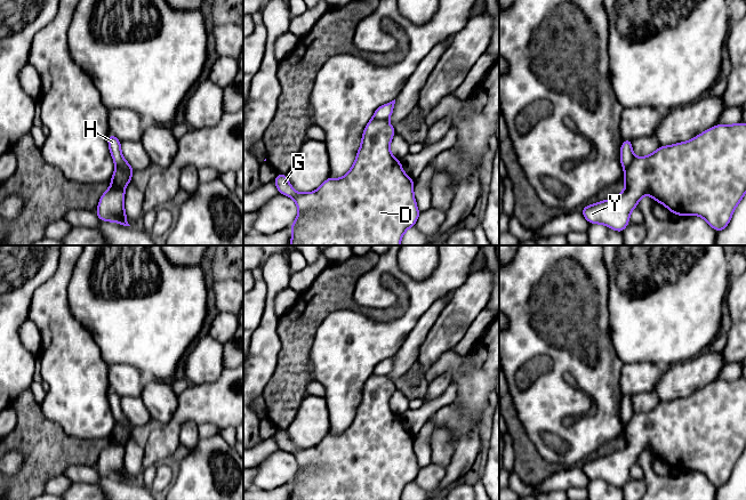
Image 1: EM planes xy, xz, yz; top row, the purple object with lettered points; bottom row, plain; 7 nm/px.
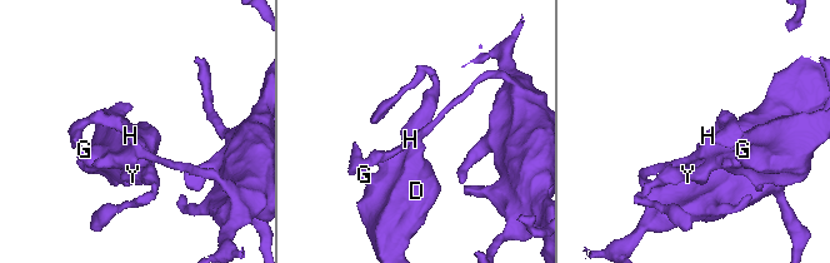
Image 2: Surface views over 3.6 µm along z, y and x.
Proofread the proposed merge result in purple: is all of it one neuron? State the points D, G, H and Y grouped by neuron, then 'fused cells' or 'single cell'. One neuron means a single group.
groups D G Y / H; fused cells

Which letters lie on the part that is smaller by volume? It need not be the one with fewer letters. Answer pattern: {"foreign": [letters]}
{"foreign": ["D", "G", "Y"]}

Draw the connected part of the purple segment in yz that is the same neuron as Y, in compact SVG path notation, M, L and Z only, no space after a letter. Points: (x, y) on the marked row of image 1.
M746 123L716 124L693 139L659 146L648 156L635 158L625 178L625 189L616 197L580 209L589 224L602 224L623 233L640 199L647 194L677 216L704 218L717 233L731 221L736 207L746 193Z

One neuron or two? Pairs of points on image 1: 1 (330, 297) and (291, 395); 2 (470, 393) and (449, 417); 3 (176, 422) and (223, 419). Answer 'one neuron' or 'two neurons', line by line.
1: one neuron
2: one neuron
3: one neuron

